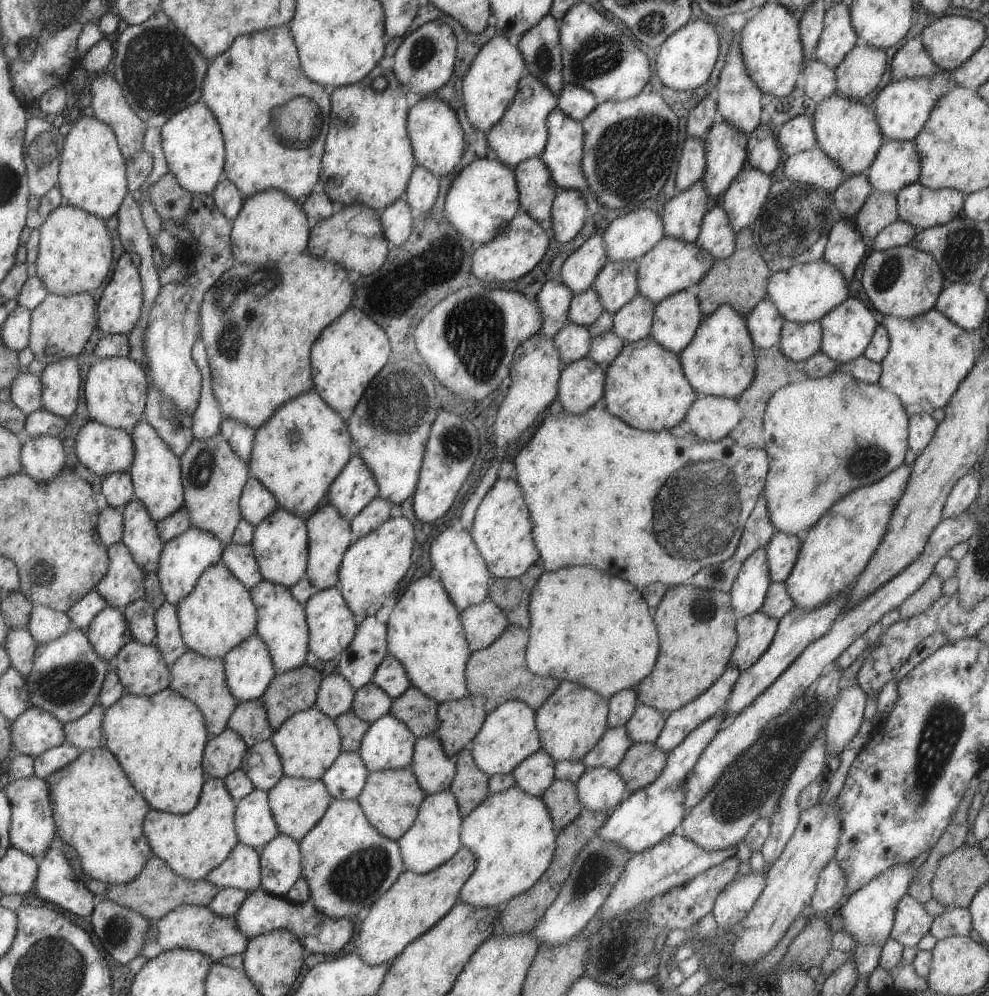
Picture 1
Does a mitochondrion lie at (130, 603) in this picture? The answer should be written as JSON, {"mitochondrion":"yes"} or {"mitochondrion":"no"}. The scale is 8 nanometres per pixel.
{"mitochondrion":"no"}

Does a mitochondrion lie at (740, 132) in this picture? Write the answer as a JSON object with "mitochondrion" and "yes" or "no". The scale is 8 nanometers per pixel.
{"mitochondrion":"no"}

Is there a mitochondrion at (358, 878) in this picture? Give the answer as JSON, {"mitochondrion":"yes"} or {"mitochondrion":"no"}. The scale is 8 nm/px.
{"mitochondrion":"yes"}

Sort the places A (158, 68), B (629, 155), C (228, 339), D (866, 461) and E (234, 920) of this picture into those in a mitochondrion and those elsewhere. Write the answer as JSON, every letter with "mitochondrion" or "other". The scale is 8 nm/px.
{"A":"mitochondrion","B":"mitochondrion","C":"mitochondrion","D":"mitochondrion","E":"other"}

